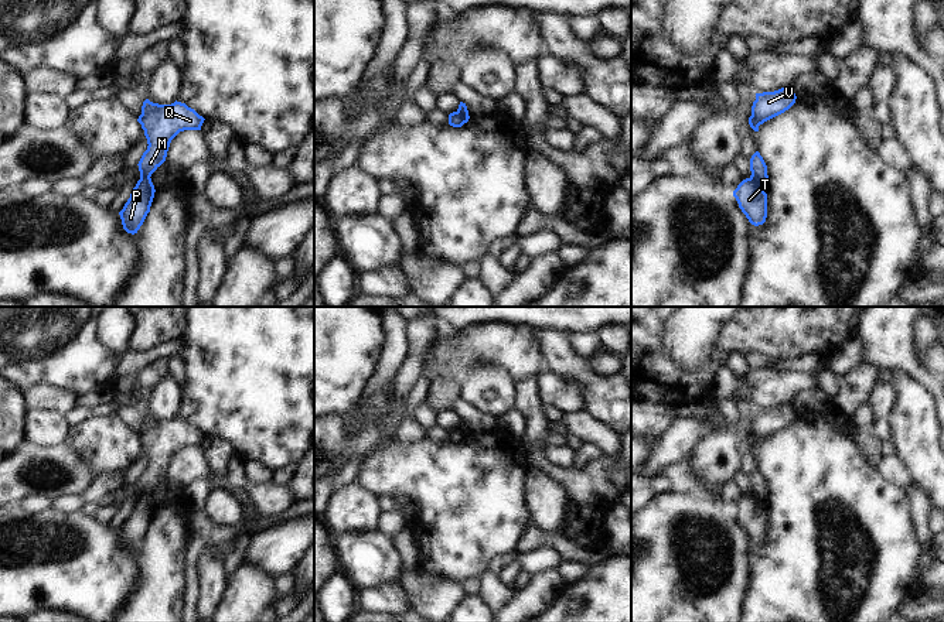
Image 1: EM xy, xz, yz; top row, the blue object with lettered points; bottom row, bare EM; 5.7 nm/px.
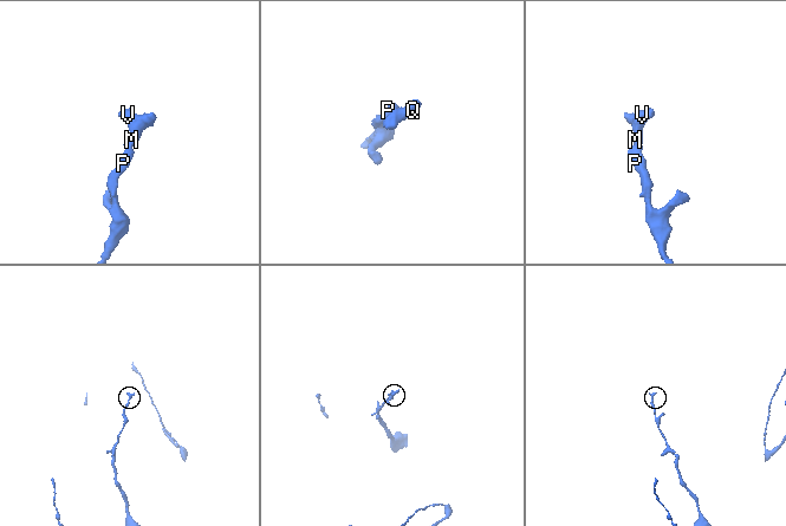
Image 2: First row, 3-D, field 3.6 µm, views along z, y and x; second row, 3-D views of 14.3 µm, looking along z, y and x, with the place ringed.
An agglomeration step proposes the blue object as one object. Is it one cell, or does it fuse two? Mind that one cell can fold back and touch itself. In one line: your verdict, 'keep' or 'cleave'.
cleave

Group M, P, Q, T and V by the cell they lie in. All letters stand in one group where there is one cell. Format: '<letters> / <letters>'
M Q V / P T

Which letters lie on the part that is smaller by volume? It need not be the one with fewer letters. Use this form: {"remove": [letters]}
{"remove": ["M", "Q", "V"]}

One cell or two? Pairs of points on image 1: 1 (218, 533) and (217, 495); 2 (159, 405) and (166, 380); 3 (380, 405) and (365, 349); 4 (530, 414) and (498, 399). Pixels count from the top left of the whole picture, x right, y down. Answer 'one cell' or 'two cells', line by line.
1: two cells
2: one cell
3: two cells
4: two cells

